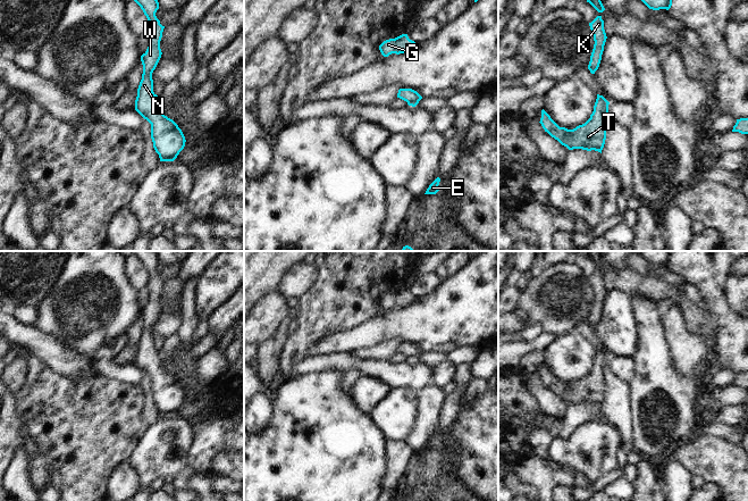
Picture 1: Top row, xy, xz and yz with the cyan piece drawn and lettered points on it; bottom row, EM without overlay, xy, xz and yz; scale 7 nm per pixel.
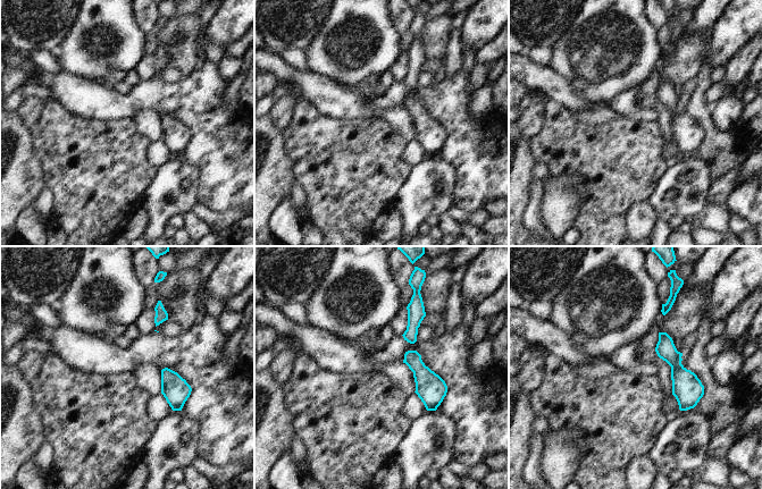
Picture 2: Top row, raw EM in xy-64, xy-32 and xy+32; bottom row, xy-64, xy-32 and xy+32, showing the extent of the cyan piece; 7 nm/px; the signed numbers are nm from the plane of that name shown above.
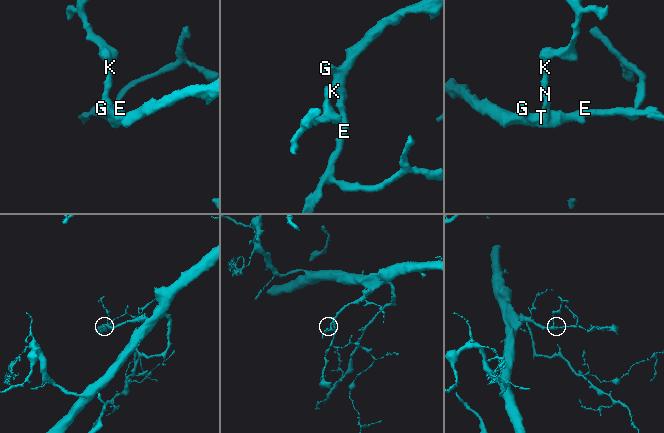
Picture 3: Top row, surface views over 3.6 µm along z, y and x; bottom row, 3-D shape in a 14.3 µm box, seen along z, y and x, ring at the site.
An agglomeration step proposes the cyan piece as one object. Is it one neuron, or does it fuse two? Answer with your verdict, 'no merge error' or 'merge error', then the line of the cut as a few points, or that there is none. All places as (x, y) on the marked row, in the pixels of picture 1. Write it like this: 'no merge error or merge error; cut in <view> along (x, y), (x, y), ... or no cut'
no merge error; no cut

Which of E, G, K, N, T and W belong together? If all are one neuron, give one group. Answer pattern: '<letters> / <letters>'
E G K N T W

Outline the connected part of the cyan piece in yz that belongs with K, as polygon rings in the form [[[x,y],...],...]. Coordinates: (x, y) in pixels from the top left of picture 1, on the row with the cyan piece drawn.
[[[597,16],[591,23],[589,23],[589,26],[594,35],[595,44],[590,56],[588,69],[591,74],[595,74],[599,67],[607,36],[604,30],[604,20],[602,19],[602,16]]]

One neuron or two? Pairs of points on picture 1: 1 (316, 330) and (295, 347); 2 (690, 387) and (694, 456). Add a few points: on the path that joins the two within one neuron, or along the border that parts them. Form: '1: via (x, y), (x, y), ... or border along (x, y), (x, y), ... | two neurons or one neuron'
1: via (311, 331), (300, 342) | one neuron
2: border along (697, 429), (674, 445) | two neurons

